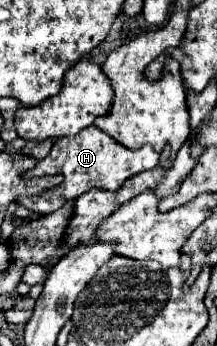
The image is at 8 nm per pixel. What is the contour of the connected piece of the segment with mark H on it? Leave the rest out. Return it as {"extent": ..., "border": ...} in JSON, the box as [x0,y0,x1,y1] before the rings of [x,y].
{"extent":[19,126,159,214],"border":[[[87,126],[83,128],[77,136],[71,138],[57,138],[51,152],[37,162],[37,166],[29,172],[25,172],[27,176],[45,176],[45,174],[63,174],[65,180],[63,184],[45,190],[43,194],[37,196],[23,196],[19,204],[27,206],[33,212],[39,214],[49,214],[53,210],[59,210],[65,202],[77,200],[85,190],[89,188],[105,188],[105,190],[115,190],[119,188],[127,178],[145,172],[145,170],[153,170],[159,166],[159,152],[153,150],[131,150],[125,148],[121,144],[117,144],[109,134],[105,134],[103,130],[99,130],[97,126]]]}

